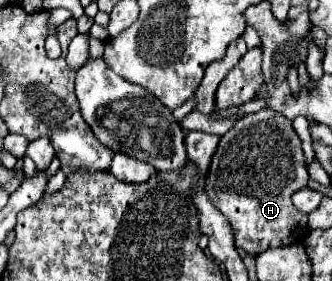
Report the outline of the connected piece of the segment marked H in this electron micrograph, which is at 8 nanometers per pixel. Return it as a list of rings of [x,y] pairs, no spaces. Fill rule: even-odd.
[[[263,109],[245,115],[237,127],[221,137],[209,167],[209,177],[205,179],[205,189],[217,209],[229,217],[235,231],[235,245],[249,255],[259,255],[269,247],[301,243],[309,235],[307,215],[291,201],[291,195],[305,189],[307,181],[309,173],[301,139],[291,121],[285,121],[281,113]]]

